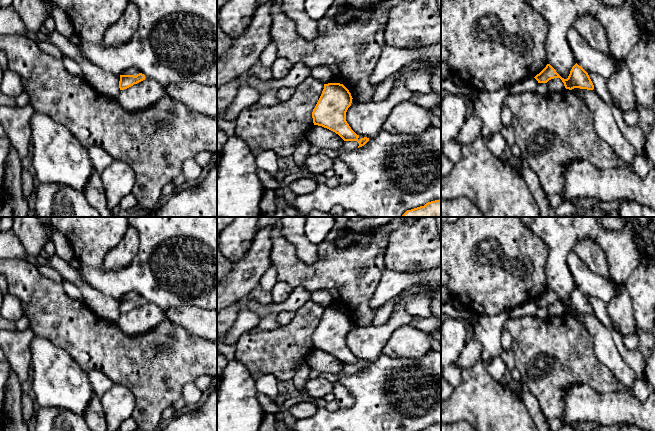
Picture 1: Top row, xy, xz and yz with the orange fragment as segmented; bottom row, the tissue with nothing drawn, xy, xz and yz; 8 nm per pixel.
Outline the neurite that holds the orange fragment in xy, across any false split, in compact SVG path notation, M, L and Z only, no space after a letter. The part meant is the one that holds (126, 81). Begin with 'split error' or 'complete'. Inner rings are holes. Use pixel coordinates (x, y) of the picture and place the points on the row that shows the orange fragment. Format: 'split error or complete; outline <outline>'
complete; outline M142 73L134 75L120 75L120 81L119 81L119 88L120 90L127 89L134 84L137 84L143 80L145 80L145 75Z

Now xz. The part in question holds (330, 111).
complete; outline M340 83L324 84L322 94L313 109L312 118L314 125L327 128L338 134L344 141L357 141L359 147L364 146L369 138L360 140L346 121L346 112L352 103L349 90Z

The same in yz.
complete; outline M577 63L572 67L567 79L562 78L550 64L547 64L534 78L538 83L547 83L551 79L560 78L564 83L565 88L569 90L574 88L587 90L594 89L594 85L588 73Z

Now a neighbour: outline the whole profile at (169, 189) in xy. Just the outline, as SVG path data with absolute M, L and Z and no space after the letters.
M170 182L169 184L165 185L162 190L162 200L167 199L176 191L175 185Z

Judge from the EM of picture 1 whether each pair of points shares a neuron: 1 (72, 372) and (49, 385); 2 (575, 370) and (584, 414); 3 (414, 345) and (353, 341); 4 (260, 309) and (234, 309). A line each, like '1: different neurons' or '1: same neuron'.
1: same neuron
2: different neurons
3: different neurons
4: same neuron

